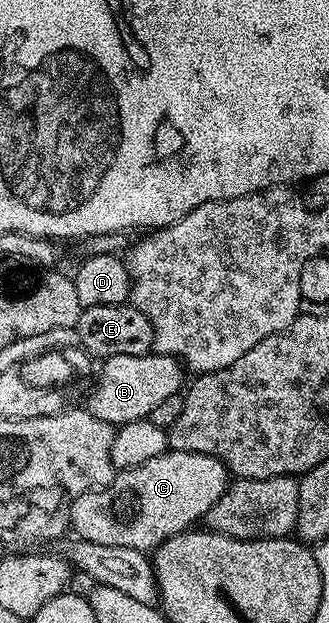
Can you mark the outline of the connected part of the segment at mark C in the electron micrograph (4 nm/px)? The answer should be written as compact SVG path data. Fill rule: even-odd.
M166 449L159 457L151 457L151 461L143 461L143 465L135 469L117 471L107 486L80 495L69 508L71 531L76 538L86 539L95 545L127 546L128 549L149 553L180 531L188 531L200 524L211 505L223 497L230 482L231 476L223 461L203 453Z

